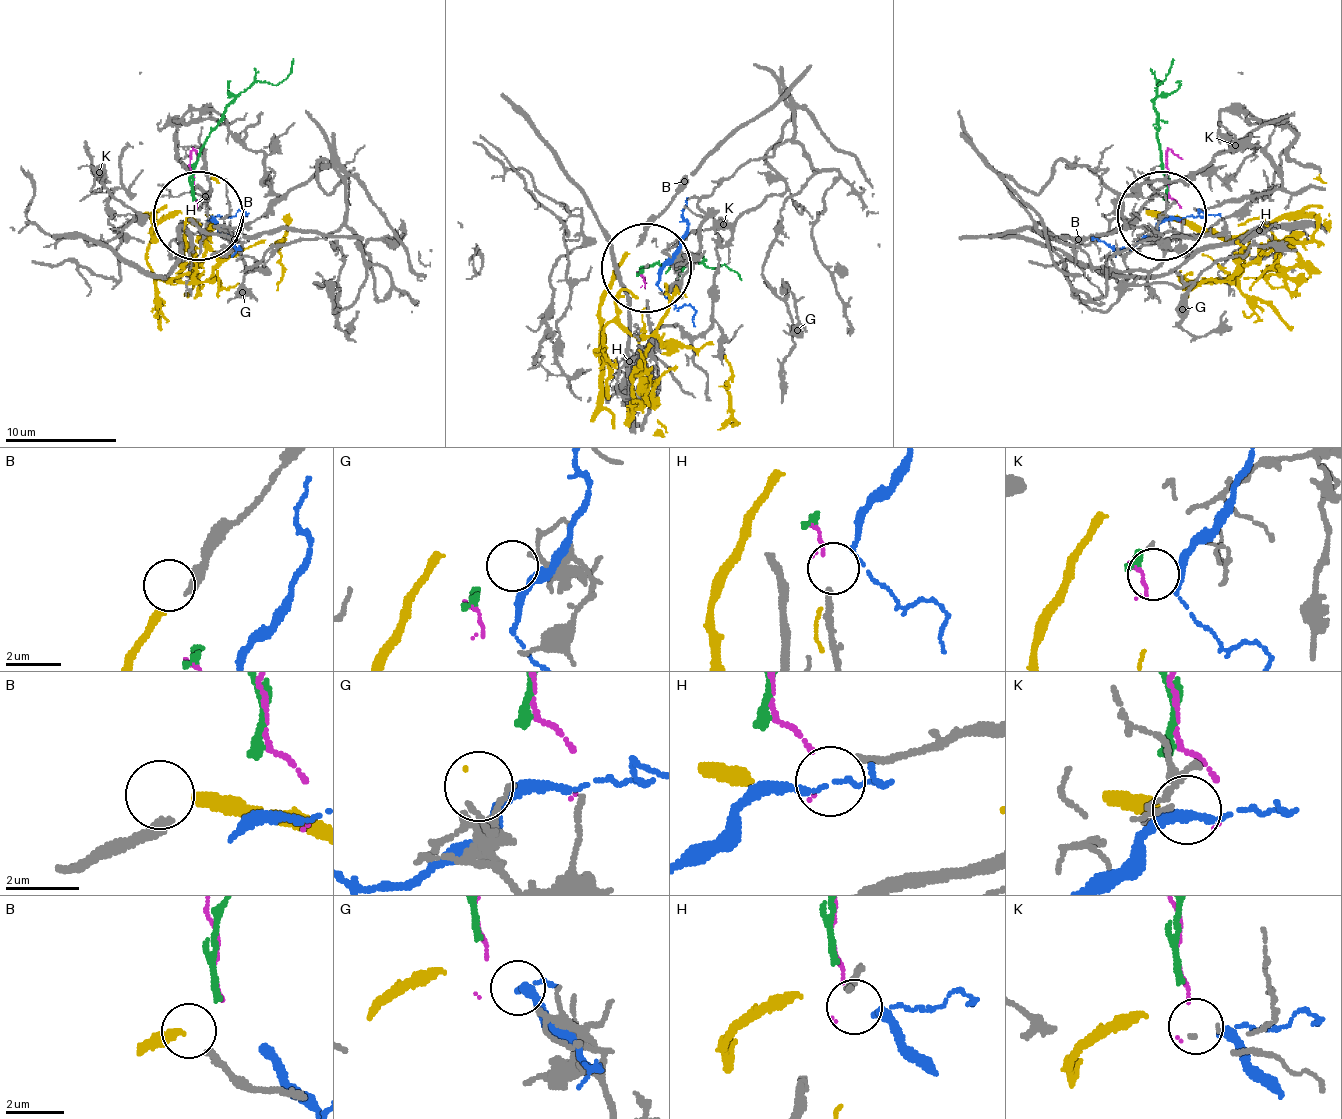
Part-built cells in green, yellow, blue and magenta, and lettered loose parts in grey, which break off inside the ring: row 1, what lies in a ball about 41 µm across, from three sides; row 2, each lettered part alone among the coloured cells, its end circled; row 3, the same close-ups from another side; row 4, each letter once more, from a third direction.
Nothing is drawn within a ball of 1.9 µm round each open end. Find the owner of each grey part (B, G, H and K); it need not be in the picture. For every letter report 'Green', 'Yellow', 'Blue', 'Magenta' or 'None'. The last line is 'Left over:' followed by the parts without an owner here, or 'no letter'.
B: Yellow
G: None
H: Blue
K: Magenta
Left over: G

